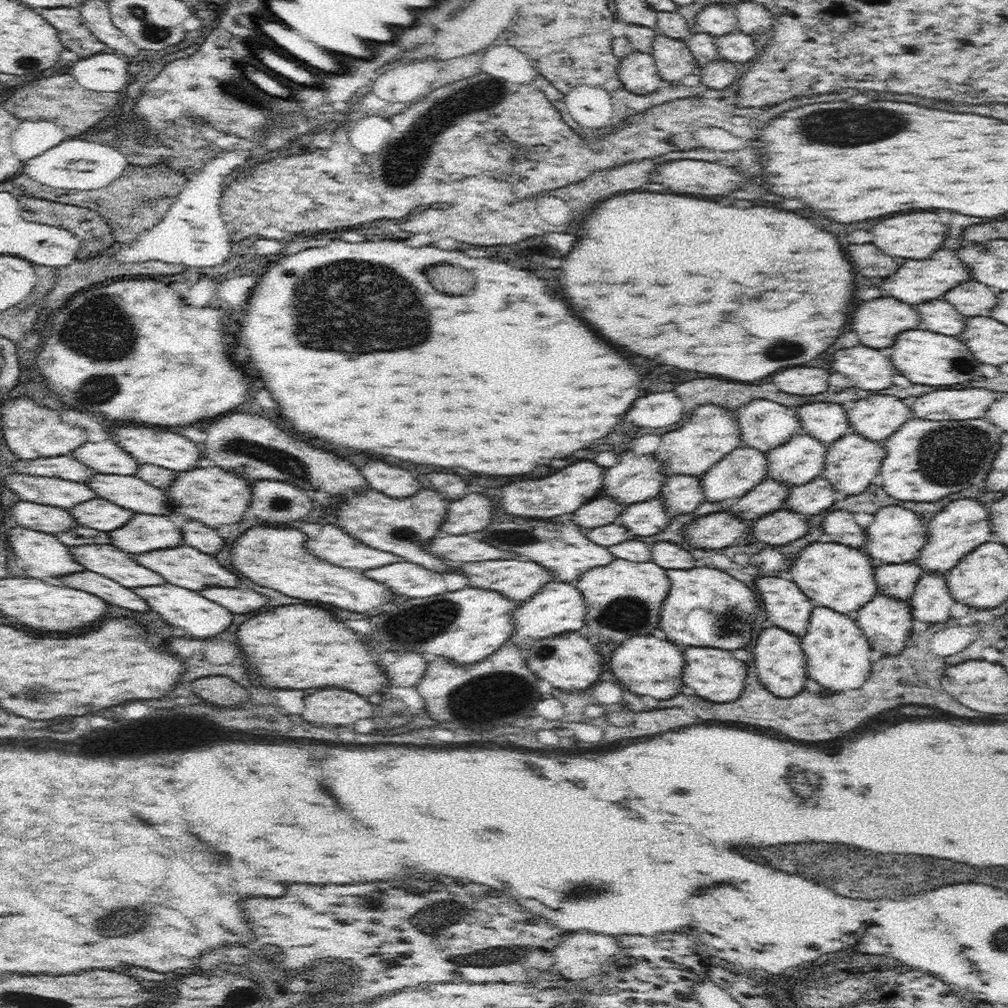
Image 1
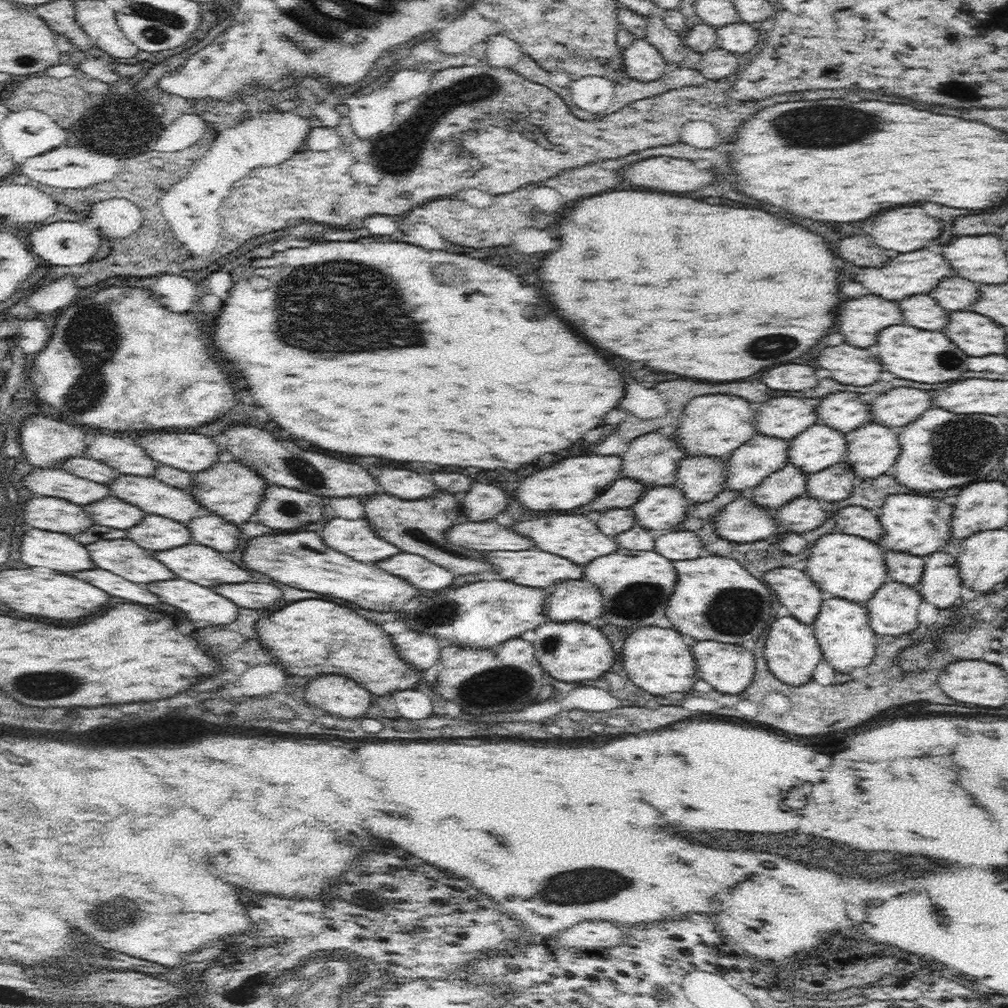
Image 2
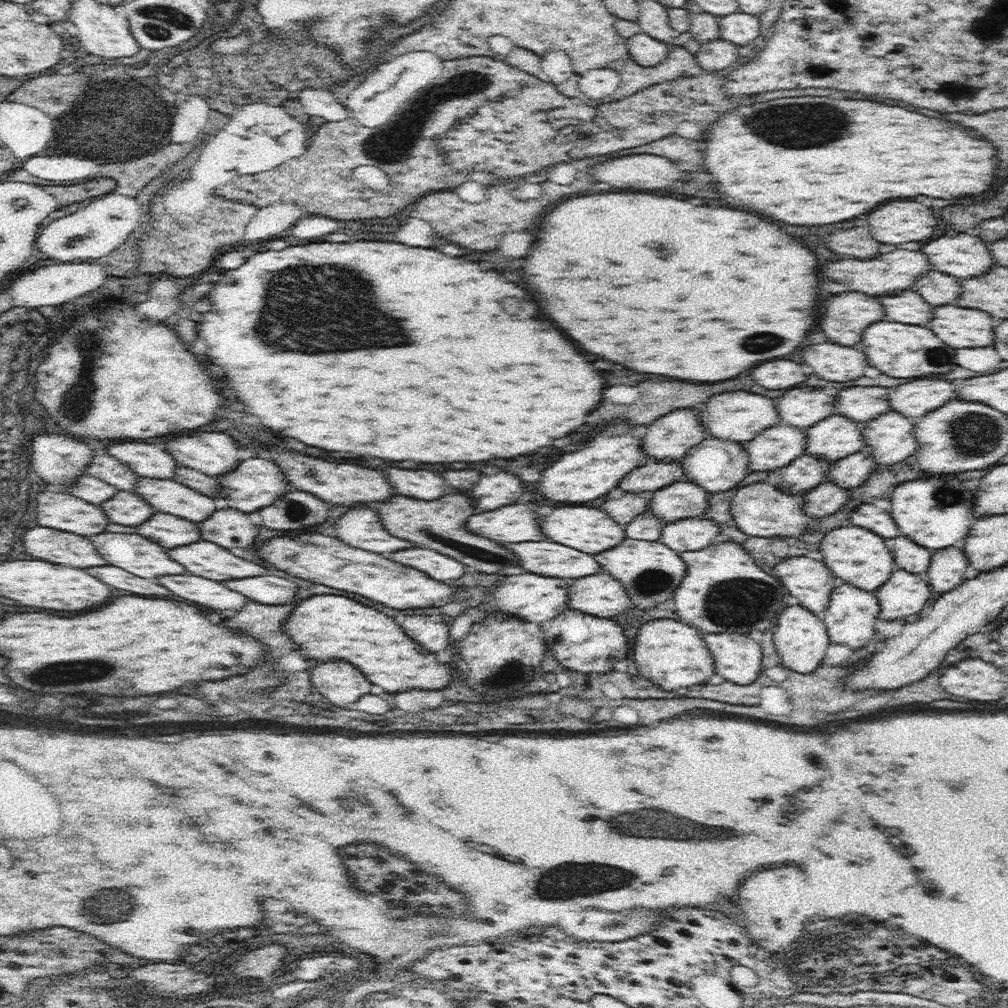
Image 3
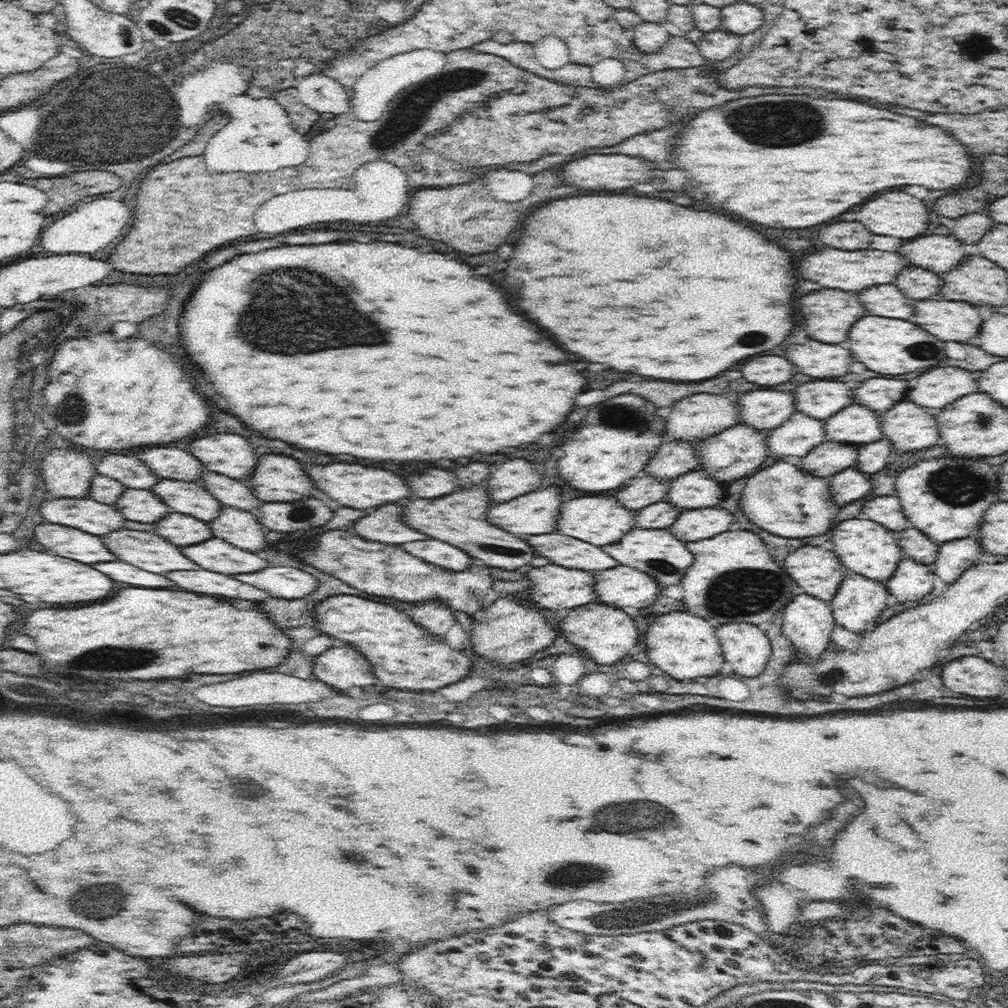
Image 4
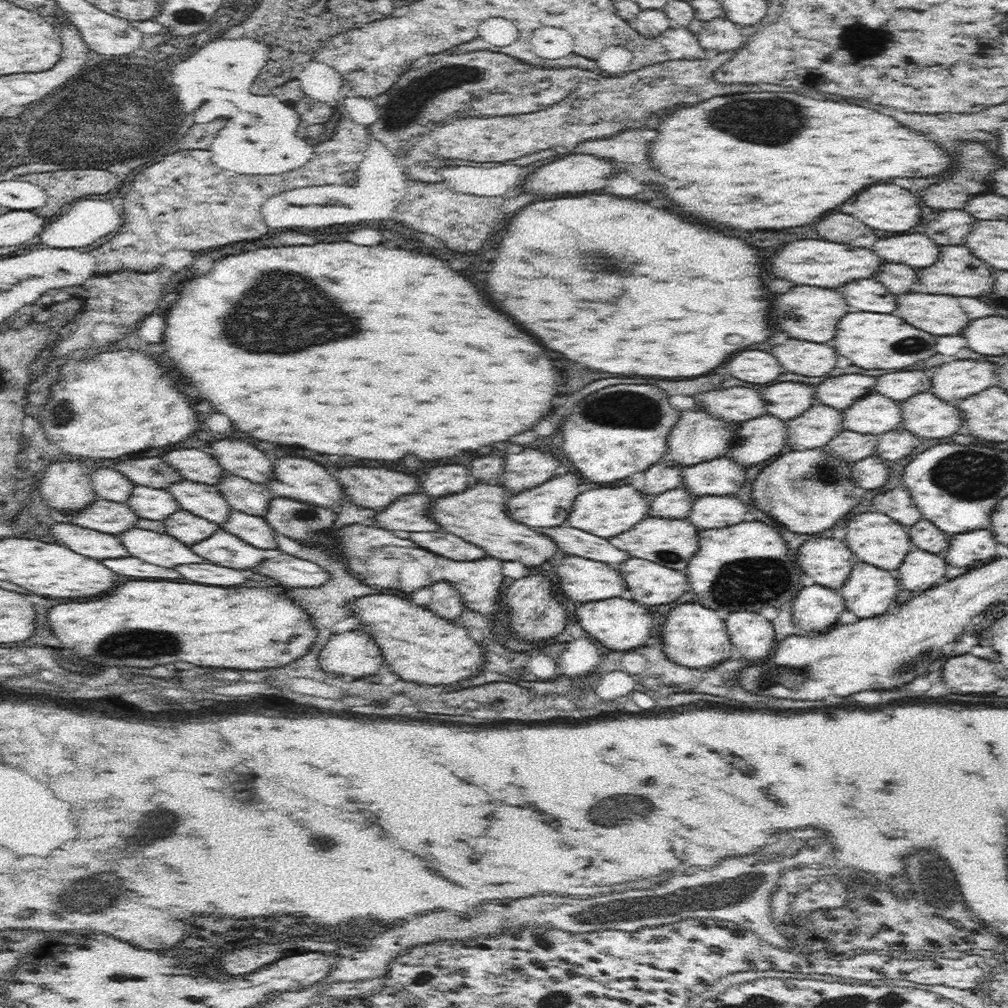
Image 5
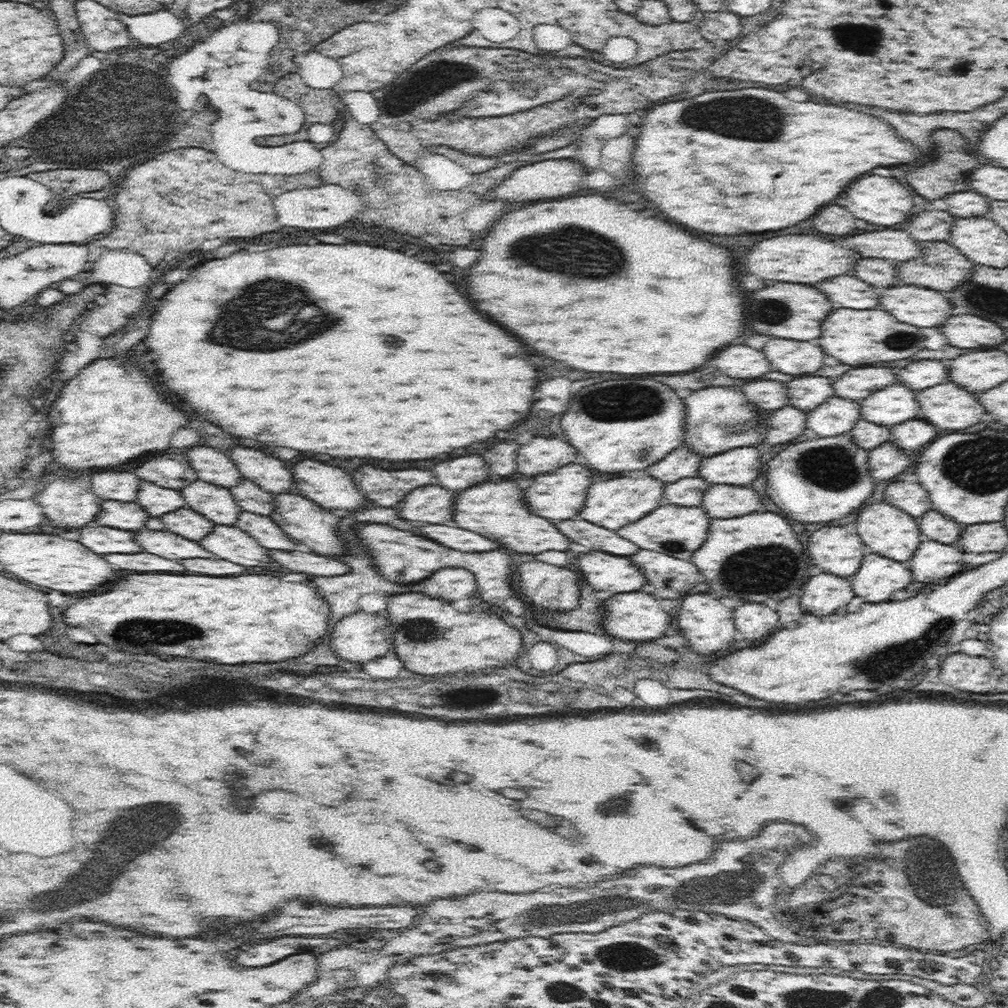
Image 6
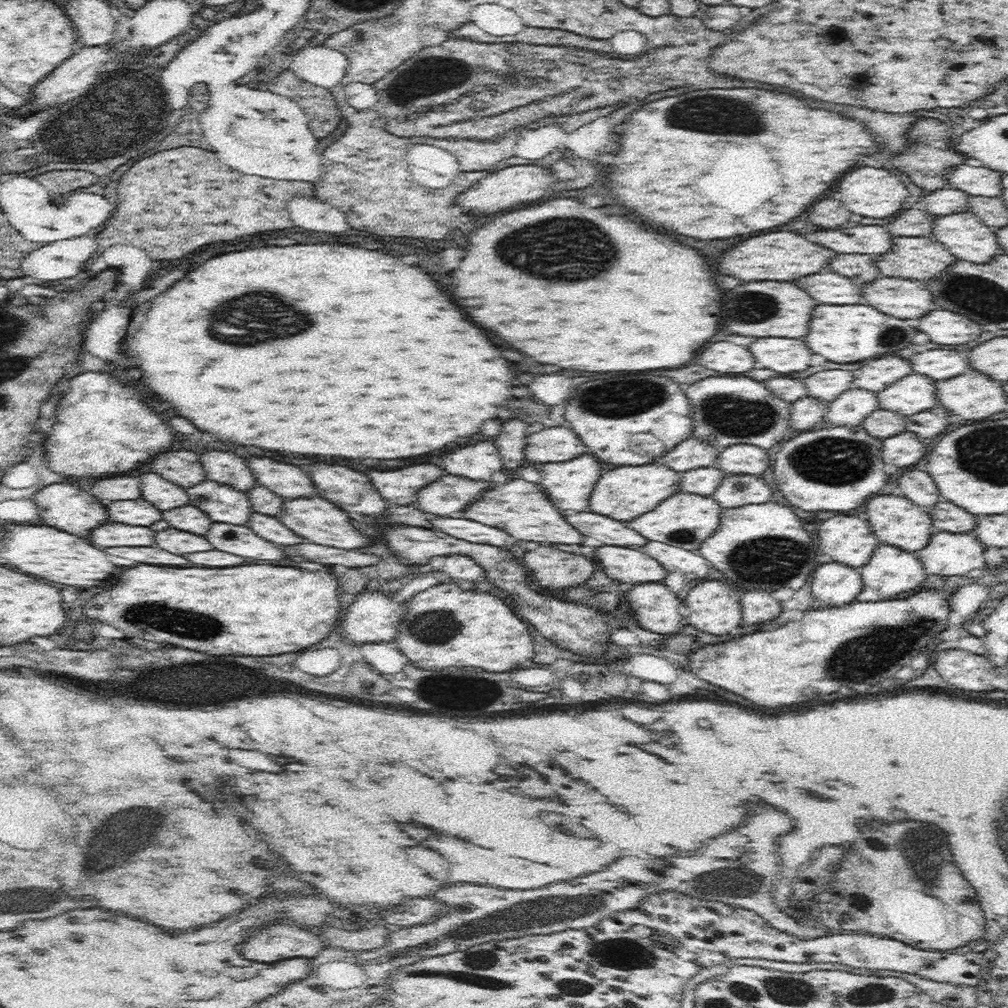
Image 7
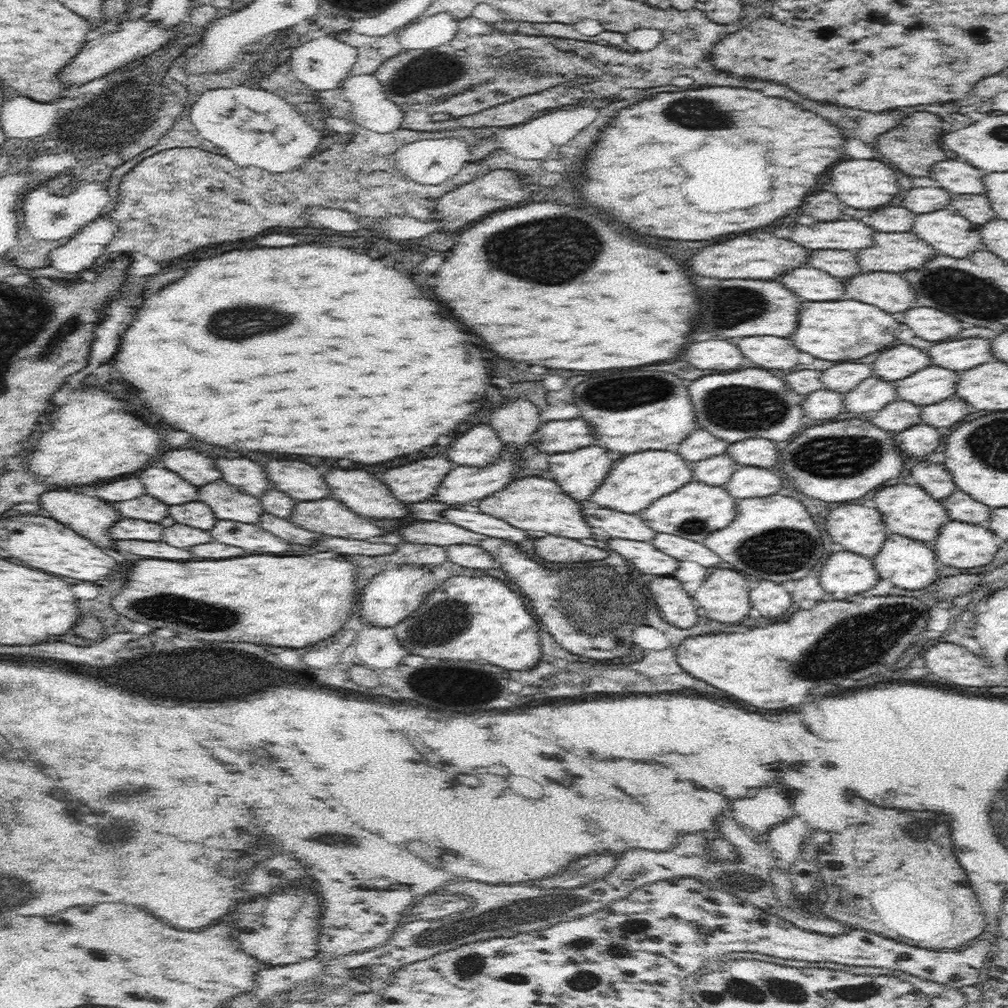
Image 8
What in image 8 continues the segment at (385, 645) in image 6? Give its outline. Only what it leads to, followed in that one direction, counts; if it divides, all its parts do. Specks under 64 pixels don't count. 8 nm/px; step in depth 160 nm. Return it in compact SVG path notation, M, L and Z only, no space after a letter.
M402 564L382 572L370 579L359 593L358 607L361 619L382 628L395 627L401 620L409 617L427 596L437 587L436 578L426 565Z

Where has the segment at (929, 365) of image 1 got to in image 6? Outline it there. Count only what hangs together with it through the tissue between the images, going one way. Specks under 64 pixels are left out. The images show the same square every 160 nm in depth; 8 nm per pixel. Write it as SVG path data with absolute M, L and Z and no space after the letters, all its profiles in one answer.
M838 308L826 316L822 324L820 344L824 353L838 359L841 363L854 367L892 362L910 358L919 350L926 348L926 336L920 328L895 320L889 312L882 310L852 310Z

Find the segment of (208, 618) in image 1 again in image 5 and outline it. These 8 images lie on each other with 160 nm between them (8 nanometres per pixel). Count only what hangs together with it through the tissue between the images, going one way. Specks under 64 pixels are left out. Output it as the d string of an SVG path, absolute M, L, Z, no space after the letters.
M180 564L176 568L186 580L212 586L238 586L246 582L250 570L234 570L216 564Z

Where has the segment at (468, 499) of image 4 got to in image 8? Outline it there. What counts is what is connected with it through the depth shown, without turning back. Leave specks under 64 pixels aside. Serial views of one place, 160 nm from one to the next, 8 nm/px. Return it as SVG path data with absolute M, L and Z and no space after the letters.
M527 476L513 480L501 491L477 502L479 511L502 519L523 531L542 530L546 534L580 540L593 537L593 529L582 517L582 501L566 495L554 479Z

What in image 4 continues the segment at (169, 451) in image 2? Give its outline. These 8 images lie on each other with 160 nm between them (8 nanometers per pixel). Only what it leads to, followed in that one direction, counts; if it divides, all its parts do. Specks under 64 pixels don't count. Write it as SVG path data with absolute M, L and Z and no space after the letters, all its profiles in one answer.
M214 434L194 440L190 452L206 470L230 478L248 478L258 462L248 440L238 434Z

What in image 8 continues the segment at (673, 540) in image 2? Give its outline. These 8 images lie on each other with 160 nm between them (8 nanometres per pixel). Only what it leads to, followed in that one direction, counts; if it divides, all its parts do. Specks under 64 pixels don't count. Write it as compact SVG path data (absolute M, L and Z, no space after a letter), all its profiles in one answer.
M741 466L725 485L735 499L765 497L780 490L780 474L766 467Z

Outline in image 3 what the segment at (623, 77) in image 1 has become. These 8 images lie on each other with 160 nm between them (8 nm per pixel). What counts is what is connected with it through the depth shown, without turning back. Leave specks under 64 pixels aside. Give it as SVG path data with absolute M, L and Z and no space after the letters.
M644 32L635 34L626 41L630 58L644 67L662 62L669 51L669 46L666 43L652 38Z

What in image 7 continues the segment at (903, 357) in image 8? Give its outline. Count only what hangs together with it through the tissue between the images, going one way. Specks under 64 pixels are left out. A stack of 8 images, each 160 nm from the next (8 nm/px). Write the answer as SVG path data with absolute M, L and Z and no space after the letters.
M884 355L877 359L866 359L862 366L854 371L855 380L852 382L851 388L862 388L877 393L894 382L898 382L908 373L912 373L911 363L909 360L903 359L902 356Z

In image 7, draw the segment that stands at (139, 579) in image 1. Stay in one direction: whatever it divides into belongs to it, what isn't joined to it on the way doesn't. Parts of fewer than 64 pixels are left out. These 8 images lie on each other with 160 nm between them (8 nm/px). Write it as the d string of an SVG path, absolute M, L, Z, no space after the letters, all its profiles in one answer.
M174 528L162 530L156 534L156 546L164 548L168 552L174 552L178 556L188 554L188 552L200 552L200 550L210 550L212 544L204 536L194 536L188 532L180 532Z

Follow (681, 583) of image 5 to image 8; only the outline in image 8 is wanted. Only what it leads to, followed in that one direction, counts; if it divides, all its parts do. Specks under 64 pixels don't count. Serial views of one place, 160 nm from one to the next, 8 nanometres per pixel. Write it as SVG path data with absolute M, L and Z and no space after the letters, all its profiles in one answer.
M656 533L652 544L658 550L680 561L696 562L704 567L714 567L721 562L720 556L704 546L702 542L666 533Z

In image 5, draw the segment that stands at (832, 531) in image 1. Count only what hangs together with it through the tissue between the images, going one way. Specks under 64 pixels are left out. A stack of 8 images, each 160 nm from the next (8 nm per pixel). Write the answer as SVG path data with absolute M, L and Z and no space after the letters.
M896 487L884 493L879 493L872 499L878 512L882 512L894 521L909 528L922 519L922 512L916 507L916 503L912 501L908 489L900 489Z

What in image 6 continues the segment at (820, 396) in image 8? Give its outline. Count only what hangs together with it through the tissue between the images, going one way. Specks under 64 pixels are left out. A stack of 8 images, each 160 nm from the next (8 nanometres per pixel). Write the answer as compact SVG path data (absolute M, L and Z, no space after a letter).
M790 404L775 411L770 411L766 416L768 428L764 434L764 440L758 448L763 446L786 446L794 438L802 436L806 429L806 414L798 407Z

